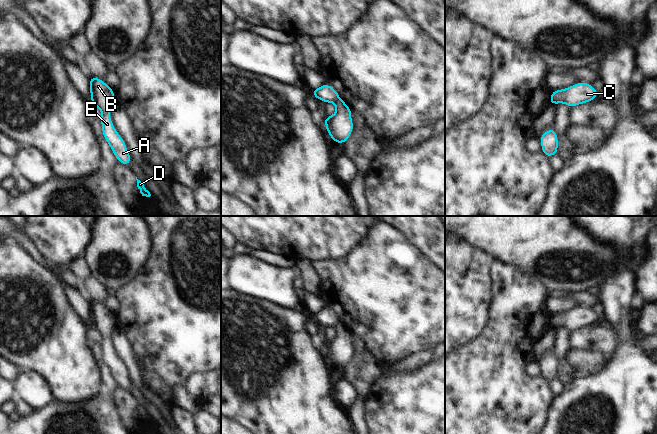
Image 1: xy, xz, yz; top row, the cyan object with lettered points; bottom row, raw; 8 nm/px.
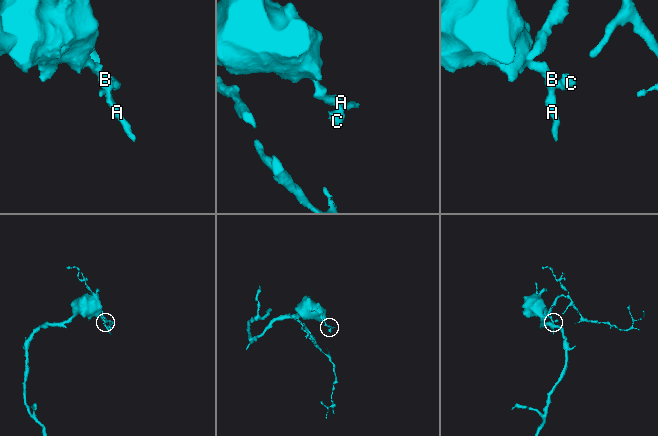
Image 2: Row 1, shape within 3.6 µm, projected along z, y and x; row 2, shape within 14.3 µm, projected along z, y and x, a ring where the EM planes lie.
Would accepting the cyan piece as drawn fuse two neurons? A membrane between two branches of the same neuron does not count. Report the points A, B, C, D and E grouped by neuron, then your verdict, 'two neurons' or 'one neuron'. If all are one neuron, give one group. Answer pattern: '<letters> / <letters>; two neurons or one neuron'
A B D E / C; two neurons

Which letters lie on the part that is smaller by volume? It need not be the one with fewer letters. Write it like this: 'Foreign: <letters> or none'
Foreign: C

